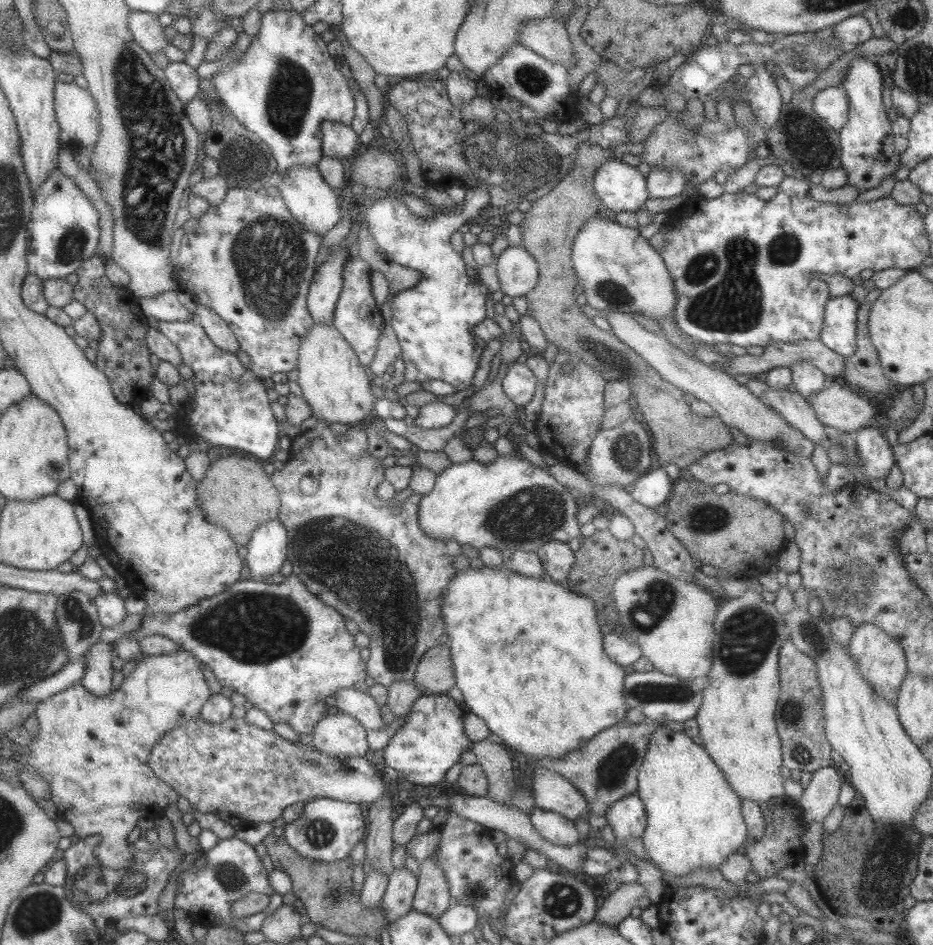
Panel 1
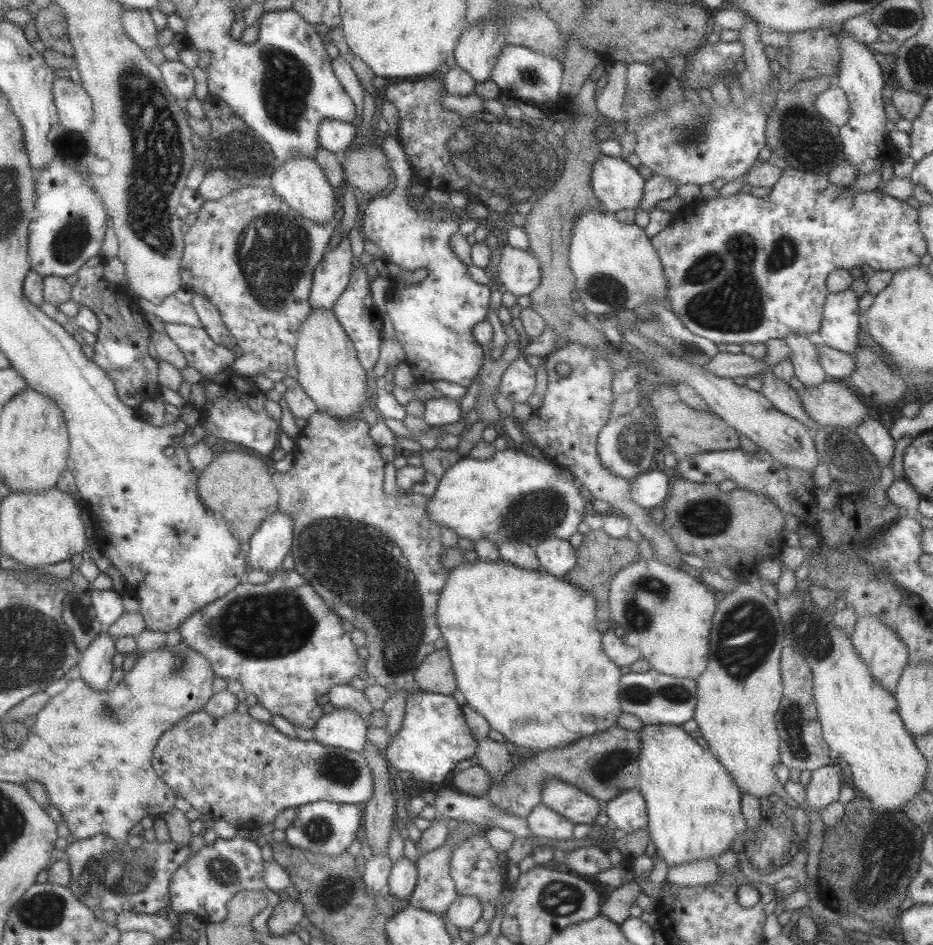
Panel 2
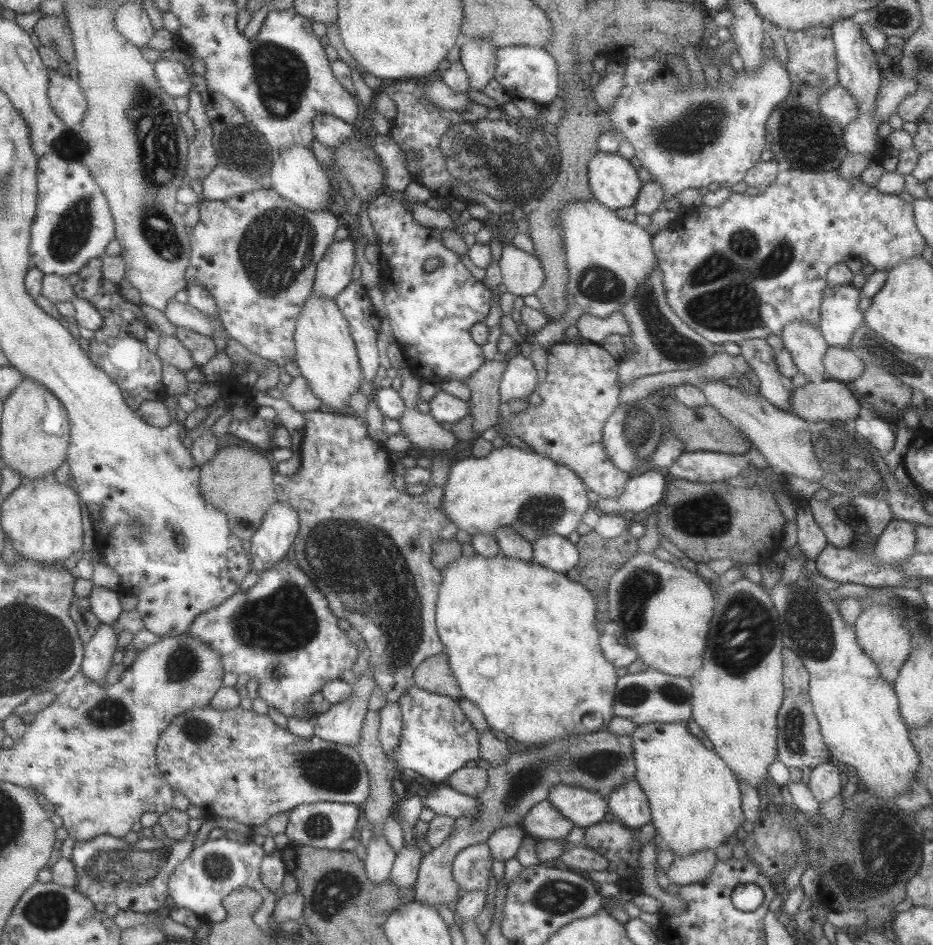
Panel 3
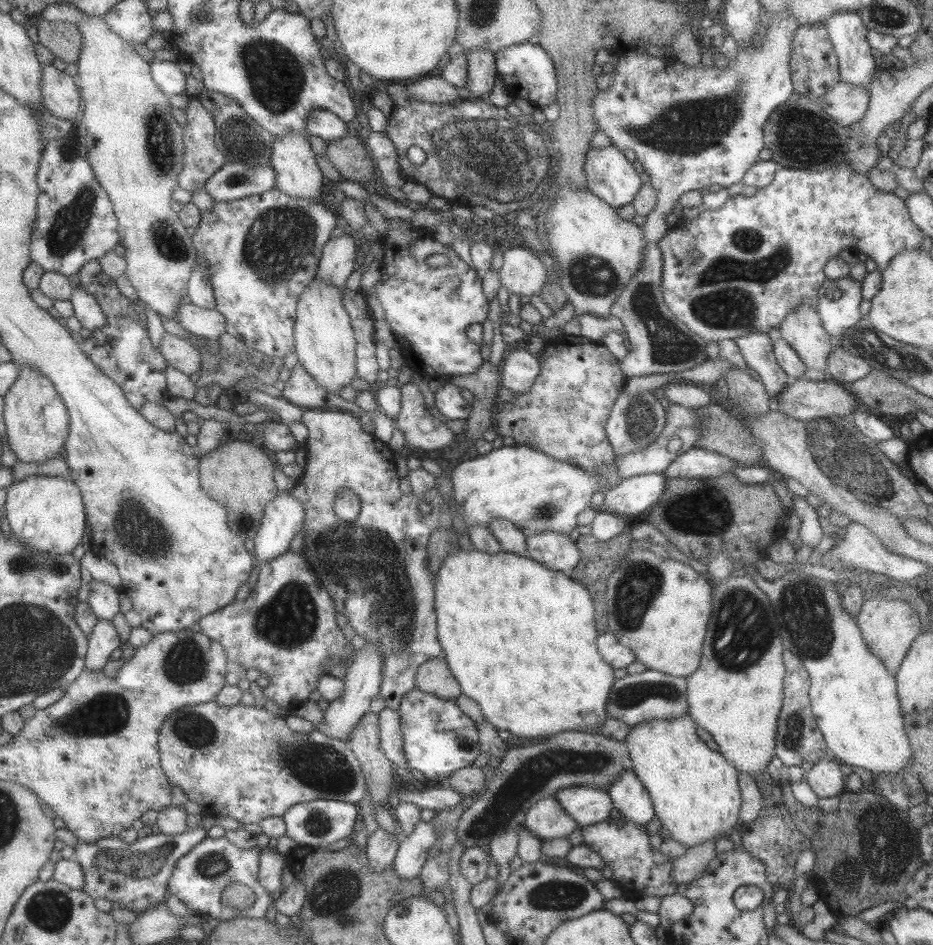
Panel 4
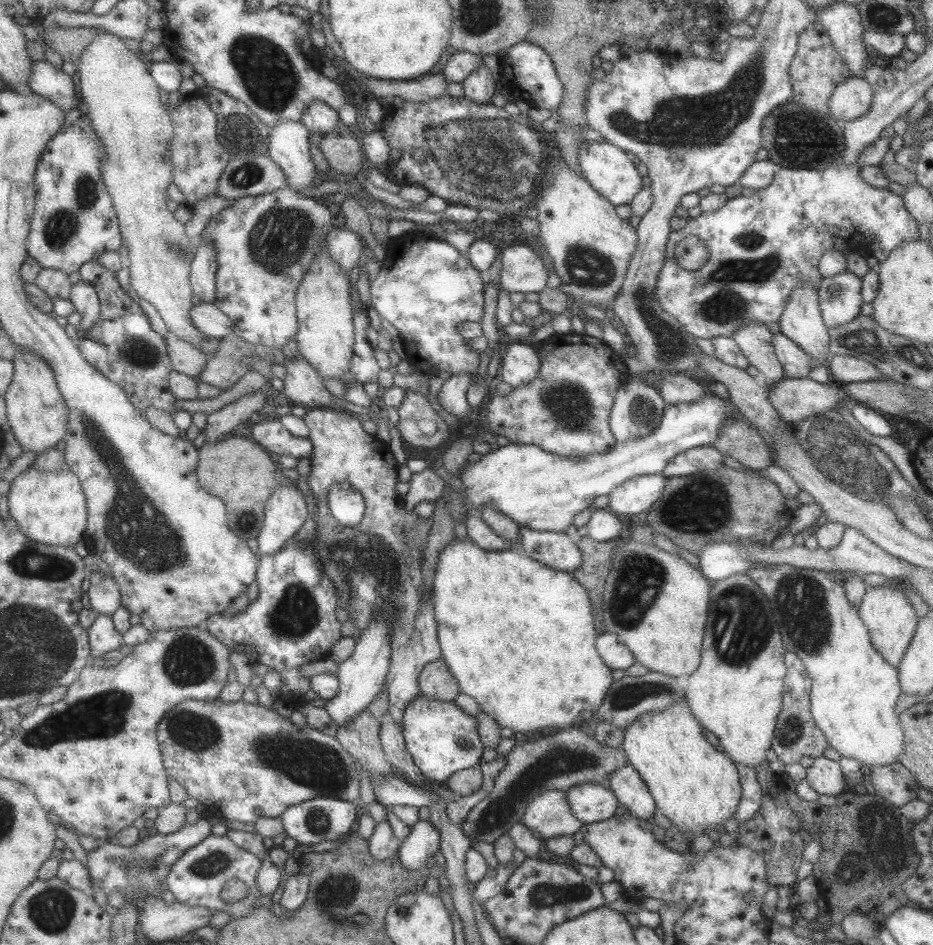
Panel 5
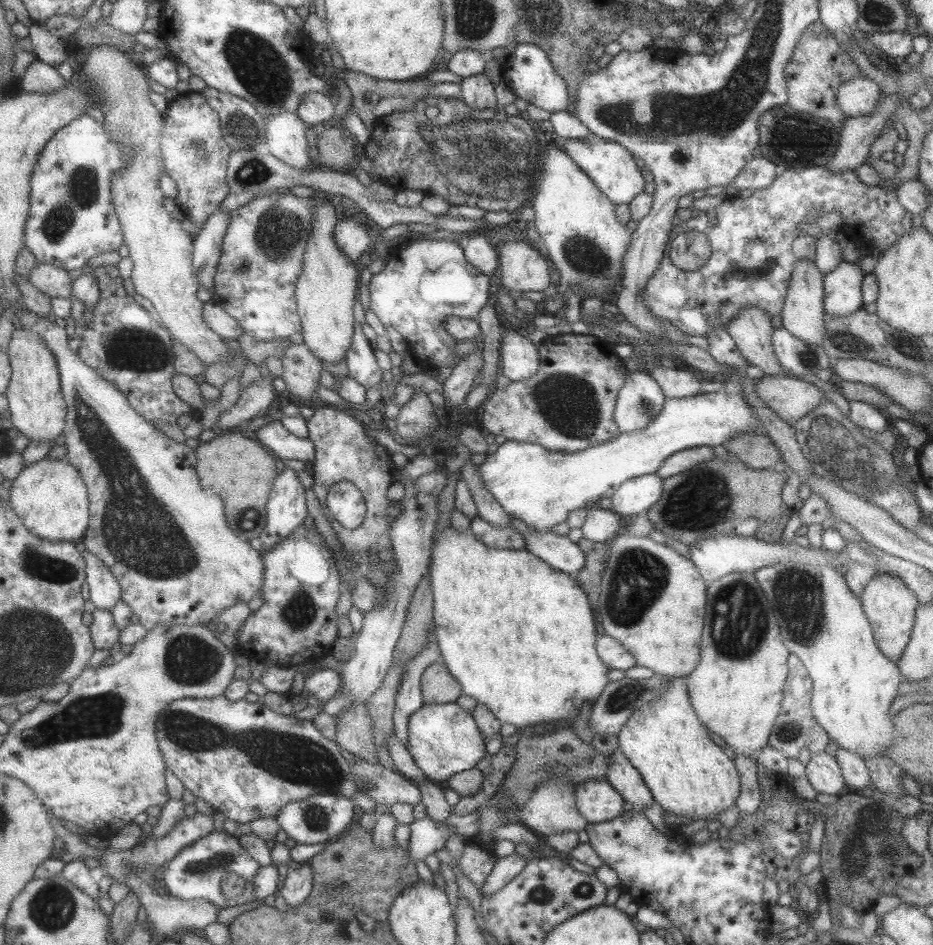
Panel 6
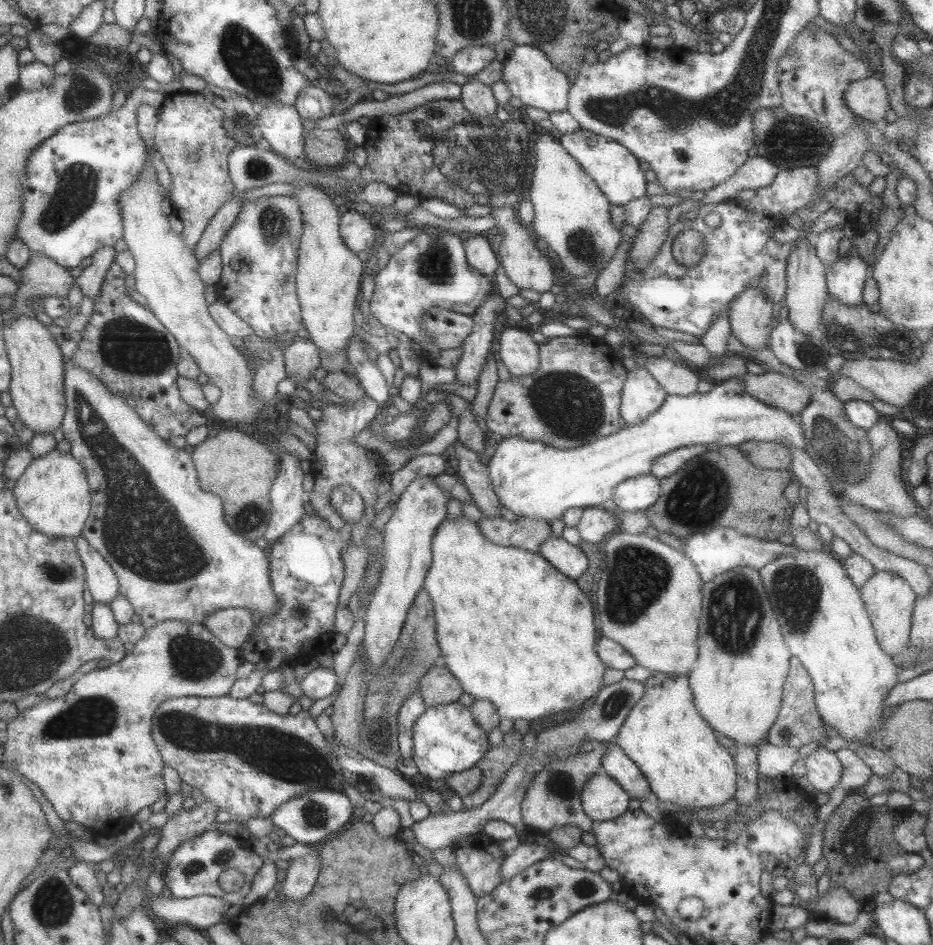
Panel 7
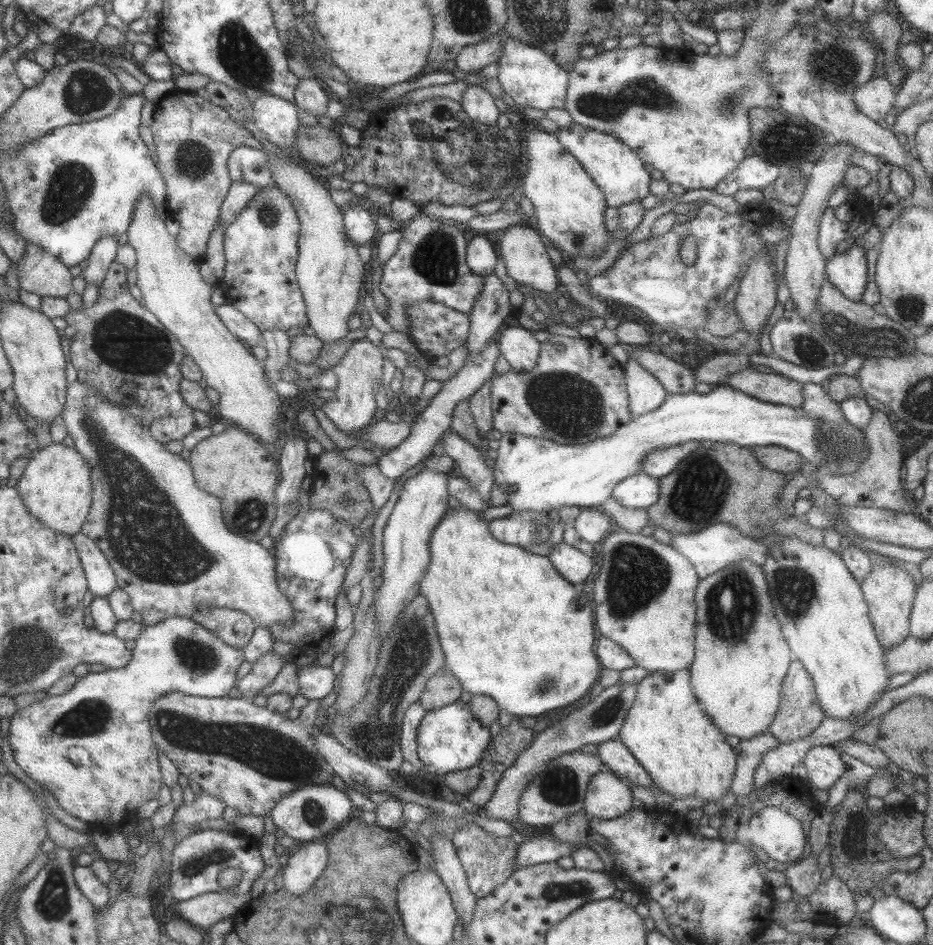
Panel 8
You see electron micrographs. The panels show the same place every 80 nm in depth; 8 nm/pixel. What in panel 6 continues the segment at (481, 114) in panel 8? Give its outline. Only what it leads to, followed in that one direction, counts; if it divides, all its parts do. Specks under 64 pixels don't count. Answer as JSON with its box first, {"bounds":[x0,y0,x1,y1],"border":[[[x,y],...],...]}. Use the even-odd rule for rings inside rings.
{"bounds":[458,73,498,109],"border":[[[484,73],[461,79],[458,85],[461,91],[461,101],[470,108],[483,109],[498,106],[494,94],[494,84]]]}

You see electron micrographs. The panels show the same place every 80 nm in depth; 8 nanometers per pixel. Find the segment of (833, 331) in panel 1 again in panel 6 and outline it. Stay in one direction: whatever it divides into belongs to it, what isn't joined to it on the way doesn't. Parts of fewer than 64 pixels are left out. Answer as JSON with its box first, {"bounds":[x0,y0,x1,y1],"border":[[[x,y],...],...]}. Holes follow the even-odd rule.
{"bounds":[823,260,865,318],"border":[[[842,260],[835,270],[823,276],[825,318],[851,315],[865,306],[861,293],[864,273],[857,265]]]}

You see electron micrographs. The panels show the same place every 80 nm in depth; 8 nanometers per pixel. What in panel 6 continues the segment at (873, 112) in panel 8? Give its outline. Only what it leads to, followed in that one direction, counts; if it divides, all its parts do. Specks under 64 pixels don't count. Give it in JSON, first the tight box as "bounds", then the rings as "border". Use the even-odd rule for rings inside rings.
{"bounds":[835,76,881,117],"border":[[[859,76],[841,84],[835,95],[835,107],[849,117],[872,114],[881,98],[880,82]]]}

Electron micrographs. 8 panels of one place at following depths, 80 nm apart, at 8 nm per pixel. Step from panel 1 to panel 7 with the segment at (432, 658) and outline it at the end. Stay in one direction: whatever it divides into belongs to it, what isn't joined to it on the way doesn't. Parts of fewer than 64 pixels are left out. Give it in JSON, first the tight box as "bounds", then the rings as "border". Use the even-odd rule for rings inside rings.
{"bounds":[418,663,462,707],"border":[[[442,663],[429,667],[427,672],[420,676],[418,686],[426,707],[455,702],[462,693],[459,681]]]}

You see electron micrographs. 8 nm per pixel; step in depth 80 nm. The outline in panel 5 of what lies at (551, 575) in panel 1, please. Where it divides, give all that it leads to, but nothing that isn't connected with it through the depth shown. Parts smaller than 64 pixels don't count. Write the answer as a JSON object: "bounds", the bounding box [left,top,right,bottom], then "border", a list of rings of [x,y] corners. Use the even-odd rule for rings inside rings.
{"bounds":[520,526,582,574],"border":[[[520,526],[520,544],[525,554],[547,568],[571,574],[582,563],[575,541],[562,532],[538,531]]]}

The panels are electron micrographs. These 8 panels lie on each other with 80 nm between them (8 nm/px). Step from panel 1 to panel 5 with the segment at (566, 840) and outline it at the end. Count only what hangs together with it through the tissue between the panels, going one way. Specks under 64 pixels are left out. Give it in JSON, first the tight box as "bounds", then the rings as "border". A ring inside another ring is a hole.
{"bounds":[520,790,582,839],"border":[[[557,790],[543,791],[537,799],[533,799],[525,809],[520,823],[543,839],[572,836],[582,825],[573,817],[565,792]]]}

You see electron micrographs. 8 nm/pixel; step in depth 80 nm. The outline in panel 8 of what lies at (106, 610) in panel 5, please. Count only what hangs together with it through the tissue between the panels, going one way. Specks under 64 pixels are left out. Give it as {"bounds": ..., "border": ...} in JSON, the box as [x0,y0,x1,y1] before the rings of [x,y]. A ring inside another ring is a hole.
{"bounds":[71,532,116,598],"border":[[[79,532],[71,536],[77,551],[89,592],[95,598],[106,598],[116,589],[113,569],[105,555],[87,535]]]}

